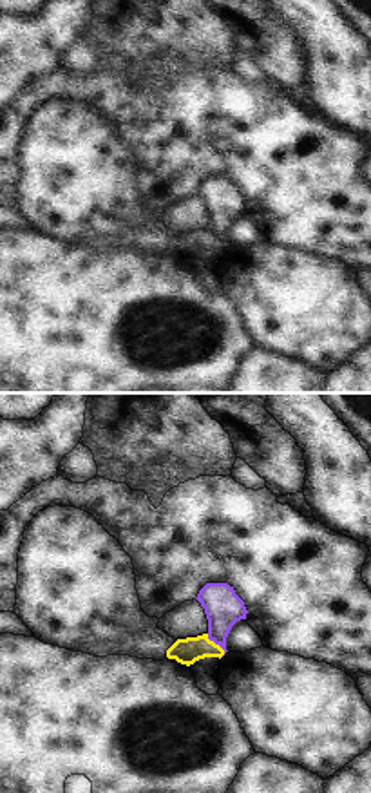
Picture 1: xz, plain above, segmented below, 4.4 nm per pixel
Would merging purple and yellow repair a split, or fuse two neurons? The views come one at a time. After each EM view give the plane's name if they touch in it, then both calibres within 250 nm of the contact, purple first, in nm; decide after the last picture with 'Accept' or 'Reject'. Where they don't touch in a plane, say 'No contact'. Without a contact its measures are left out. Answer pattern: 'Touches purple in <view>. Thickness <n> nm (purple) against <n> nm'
Touches purple in xz. Thickness 170 nm (purple) against 120 nm.

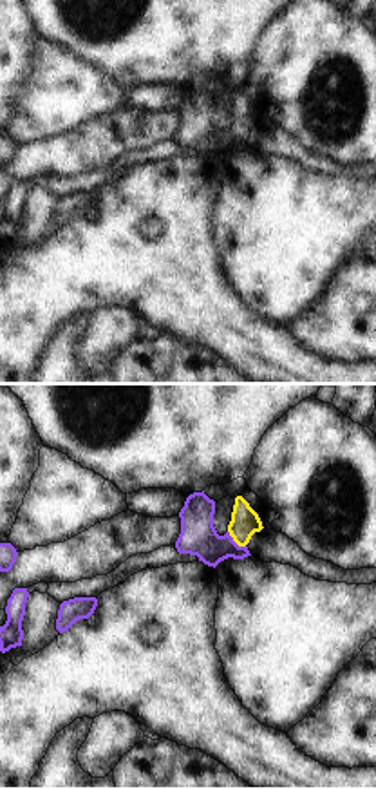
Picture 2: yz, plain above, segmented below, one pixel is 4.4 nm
Touches purple in yz. Thickness 160 nm (purple) against 130 nm.

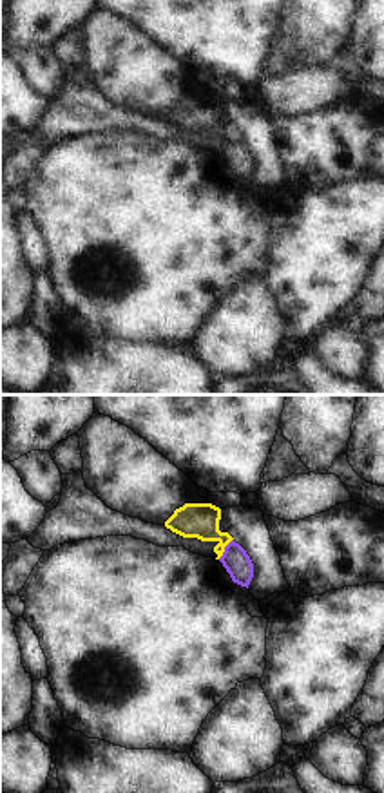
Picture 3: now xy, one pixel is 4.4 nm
Touches purple in xy. Thickness 120 nm (purple) against 160 nm.

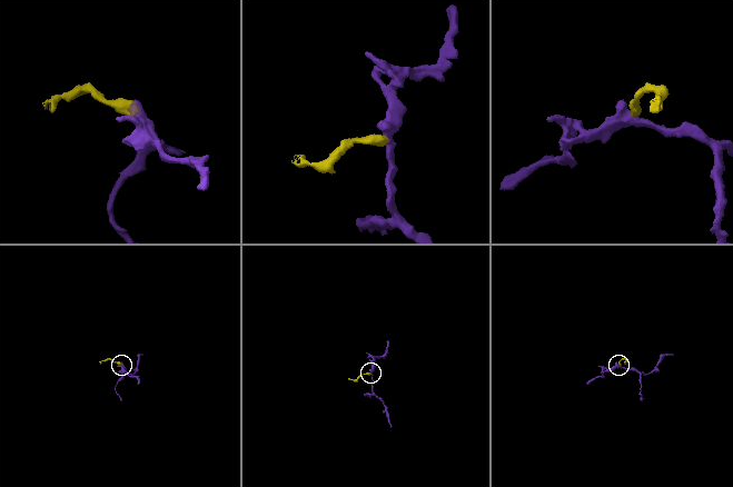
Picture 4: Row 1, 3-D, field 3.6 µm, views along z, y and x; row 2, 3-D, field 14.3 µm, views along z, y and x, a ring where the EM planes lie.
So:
Reject.

